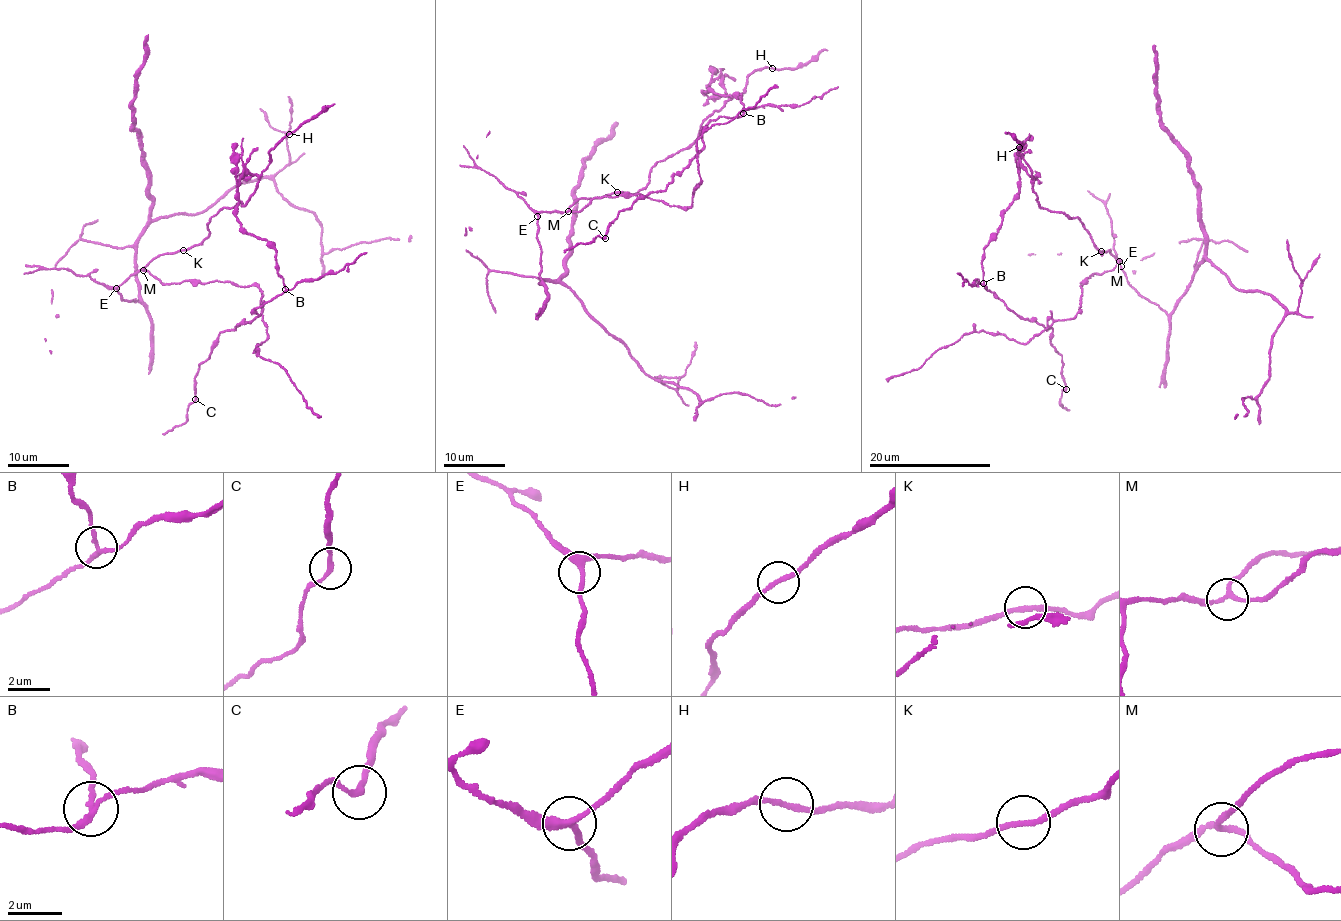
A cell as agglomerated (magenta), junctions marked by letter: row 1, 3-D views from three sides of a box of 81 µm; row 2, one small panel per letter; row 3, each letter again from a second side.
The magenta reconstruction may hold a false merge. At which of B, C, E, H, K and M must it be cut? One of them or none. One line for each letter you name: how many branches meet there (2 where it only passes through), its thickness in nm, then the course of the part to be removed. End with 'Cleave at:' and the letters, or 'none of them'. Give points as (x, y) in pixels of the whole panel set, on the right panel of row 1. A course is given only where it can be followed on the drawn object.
B: branches 3; calibre 170 nm; course (984, 282), (982, 255), (1001, 225), (1003, 213), (1019, 192), (1019, 168), (1022, 166), (1041, 182)
Cleave at: B

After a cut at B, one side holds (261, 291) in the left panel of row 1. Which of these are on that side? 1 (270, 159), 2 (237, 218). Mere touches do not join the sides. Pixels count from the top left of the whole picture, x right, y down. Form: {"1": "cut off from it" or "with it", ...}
{"1": "with it", "2": "cut off from it"}

